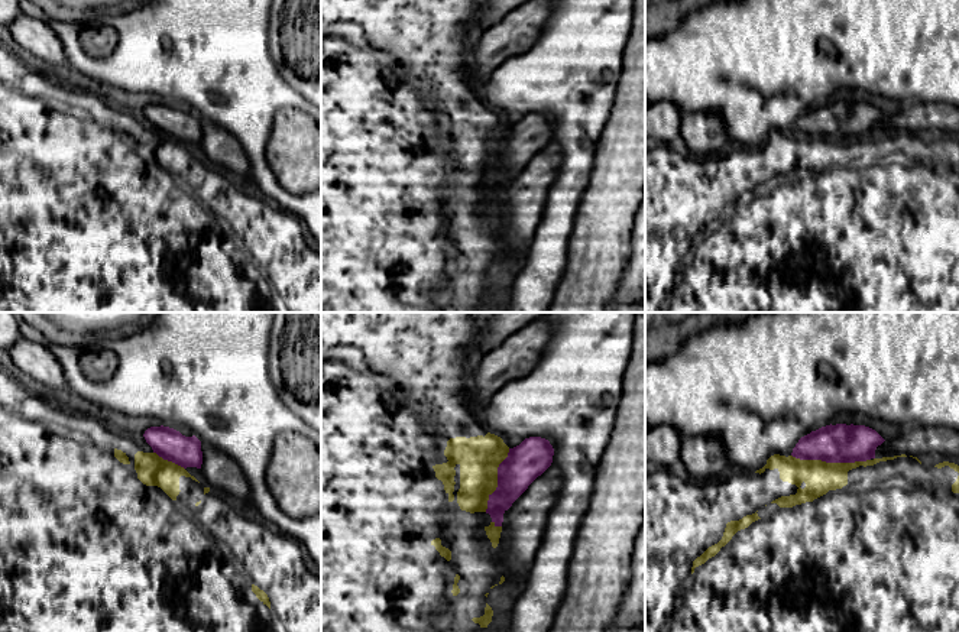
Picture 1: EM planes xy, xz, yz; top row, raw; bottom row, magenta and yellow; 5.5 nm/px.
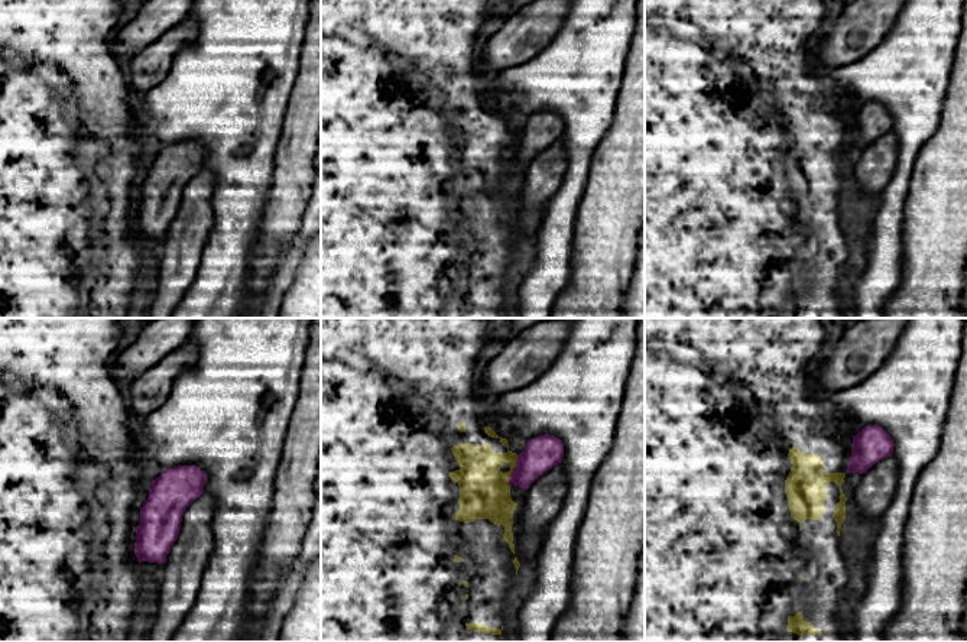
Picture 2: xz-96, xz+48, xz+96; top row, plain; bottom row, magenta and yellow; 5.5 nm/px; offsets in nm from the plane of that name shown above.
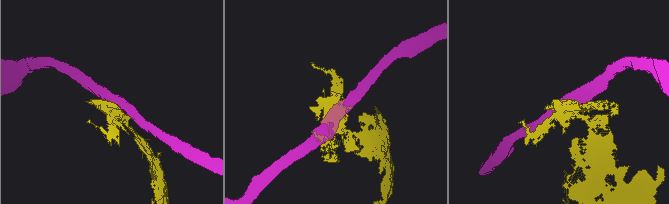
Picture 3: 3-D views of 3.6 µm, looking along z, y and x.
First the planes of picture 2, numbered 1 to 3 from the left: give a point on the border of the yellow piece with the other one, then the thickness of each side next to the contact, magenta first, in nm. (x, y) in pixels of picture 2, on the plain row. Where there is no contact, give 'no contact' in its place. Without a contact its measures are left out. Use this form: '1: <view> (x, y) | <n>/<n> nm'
1: no contact
2: xz+48 (513, 146) | 190/280 nm
3: no contact

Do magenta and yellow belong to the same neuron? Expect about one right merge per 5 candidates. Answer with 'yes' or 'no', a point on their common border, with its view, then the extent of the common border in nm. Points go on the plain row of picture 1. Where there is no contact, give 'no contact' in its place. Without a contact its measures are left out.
no; meets magenta in yz at (830, 138); contact 440 nm long

